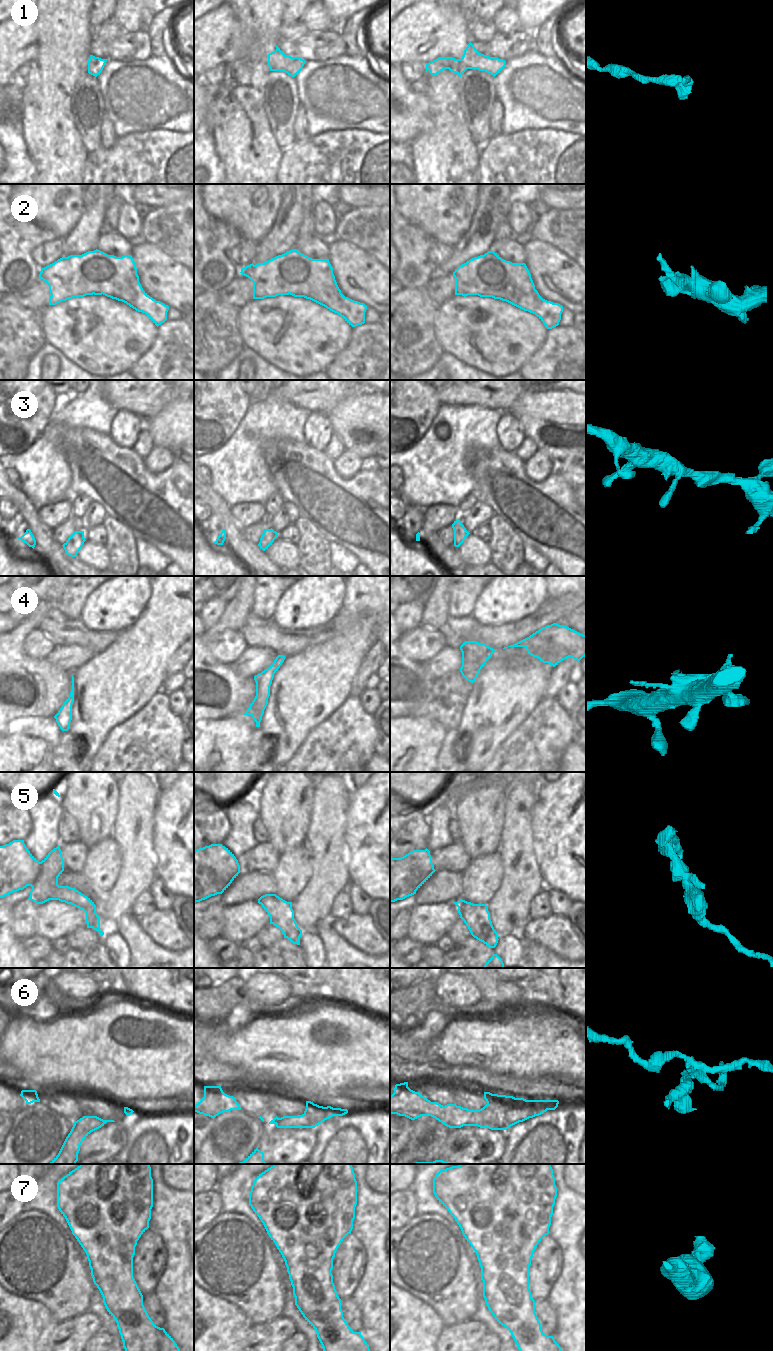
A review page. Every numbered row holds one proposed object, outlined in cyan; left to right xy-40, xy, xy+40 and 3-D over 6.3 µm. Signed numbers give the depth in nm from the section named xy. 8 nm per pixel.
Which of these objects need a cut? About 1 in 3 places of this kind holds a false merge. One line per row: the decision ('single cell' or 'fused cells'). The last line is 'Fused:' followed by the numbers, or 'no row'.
1: single cell
2: fused cells
3: single cell
4: single cell
5: single cell
6: fused cells
7: single cell
Fused: 2, 6

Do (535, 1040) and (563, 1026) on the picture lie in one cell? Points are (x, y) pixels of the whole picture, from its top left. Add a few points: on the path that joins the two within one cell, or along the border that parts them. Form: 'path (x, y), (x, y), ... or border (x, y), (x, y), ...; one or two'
path (542, 1040), (549, 1040), (556, 1033); one

